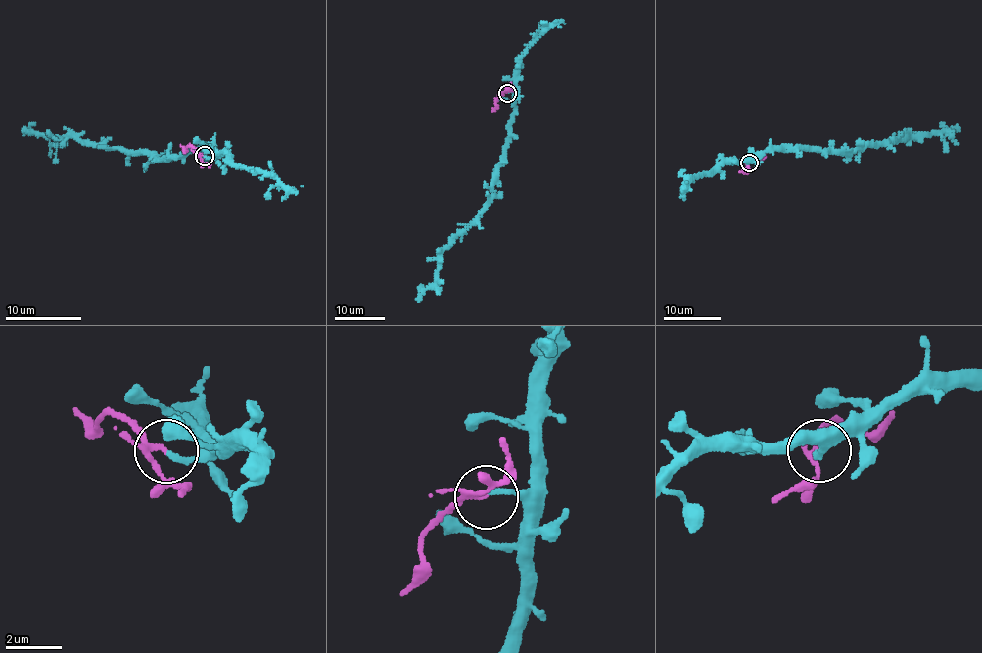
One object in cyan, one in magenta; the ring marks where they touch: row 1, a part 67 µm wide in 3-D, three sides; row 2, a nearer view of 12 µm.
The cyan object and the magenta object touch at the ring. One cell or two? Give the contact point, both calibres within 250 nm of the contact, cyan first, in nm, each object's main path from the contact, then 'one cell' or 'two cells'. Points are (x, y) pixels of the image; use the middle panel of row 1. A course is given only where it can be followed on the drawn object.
place (507, 93); calibres 200 and 120 nm; course cyan (507, 92), (514, 94), (514, 113), (505, 162), (492, 195), (440, 254), (437, 279), (418, 302); course magenta (507, 92), (498, 97), (492, 110); two cells

